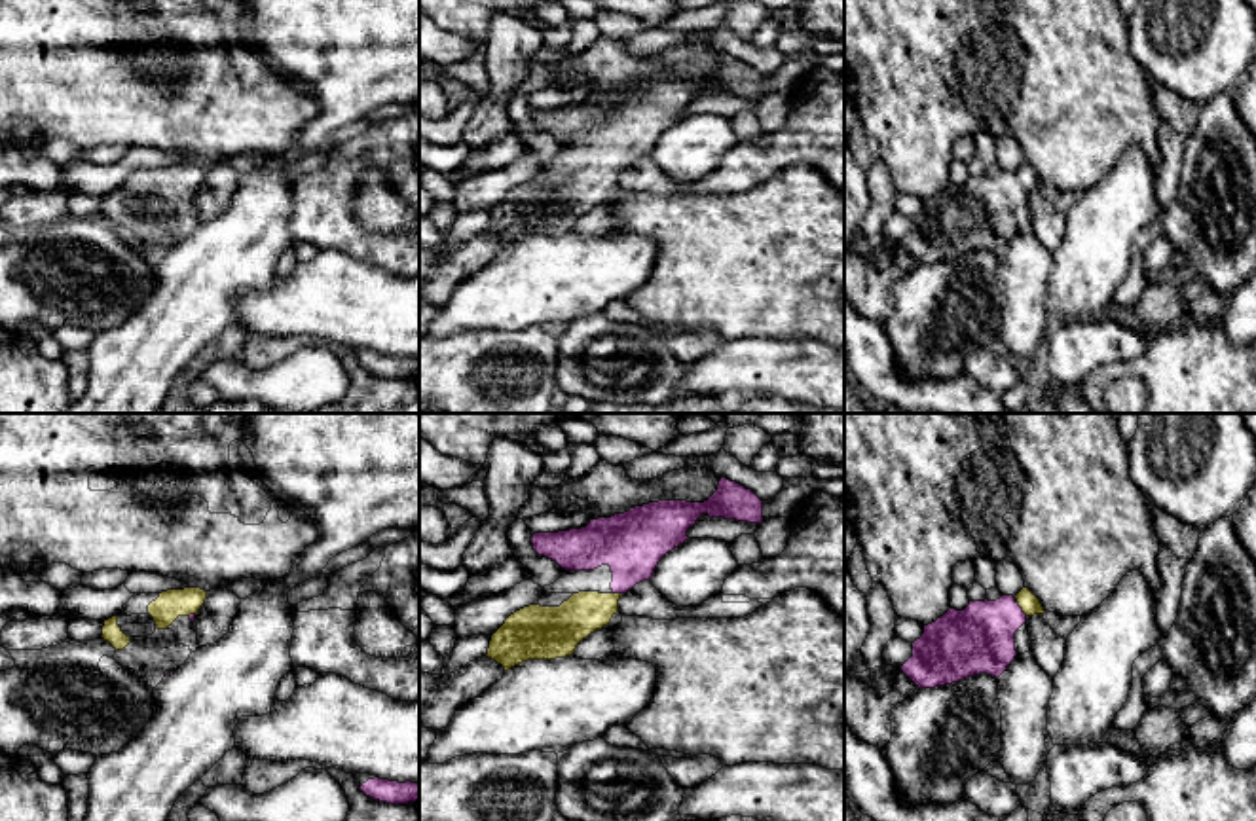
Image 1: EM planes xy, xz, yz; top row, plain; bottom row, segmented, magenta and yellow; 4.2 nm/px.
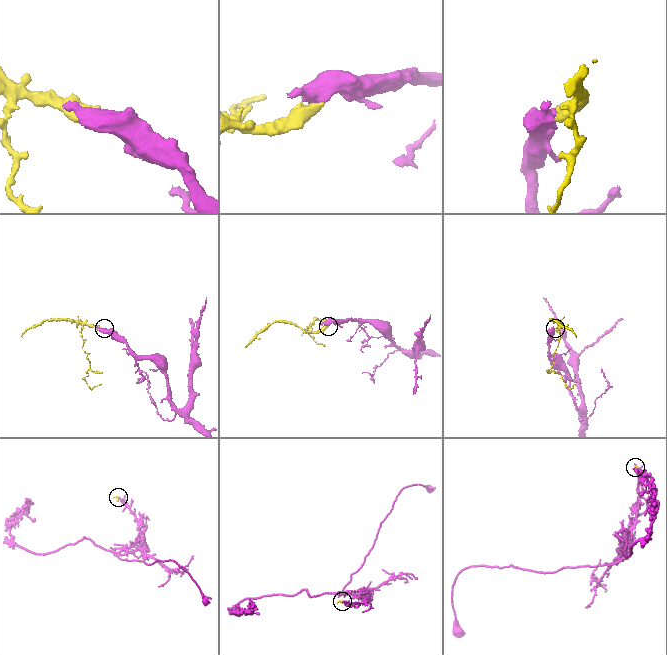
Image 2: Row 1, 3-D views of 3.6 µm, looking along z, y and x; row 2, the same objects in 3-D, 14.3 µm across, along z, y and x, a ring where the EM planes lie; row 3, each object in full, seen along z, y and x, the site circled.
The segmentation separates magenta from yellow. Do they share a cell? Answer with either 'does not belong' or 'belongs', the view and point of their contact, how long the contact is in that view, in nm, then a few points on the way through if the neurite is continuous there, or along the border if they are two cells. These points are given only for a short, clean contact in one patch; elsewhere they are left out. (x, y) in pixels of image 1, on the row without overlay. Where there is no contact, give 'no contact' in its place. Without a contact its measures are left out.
belongs; meets magenta in yz at (1021, 184); contact 80 nm long; runs through yz (981, 213), (1000, 194), (1021, 184), (1031, 181)

